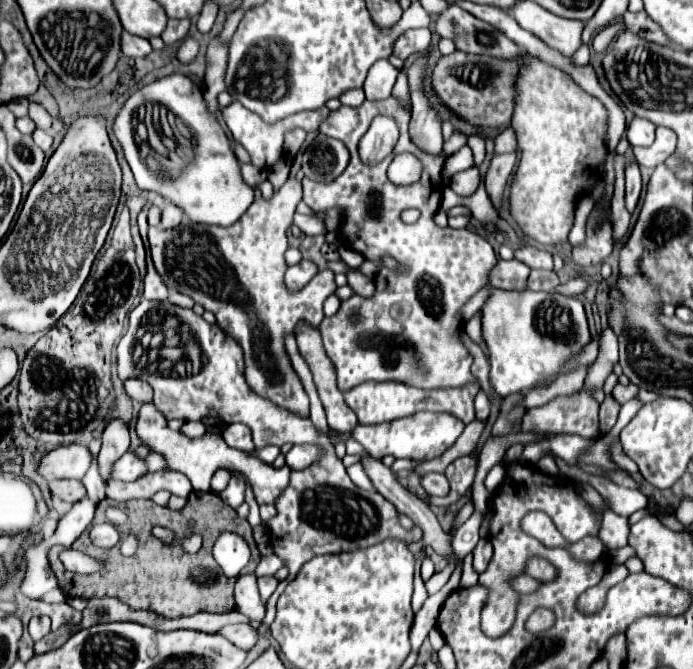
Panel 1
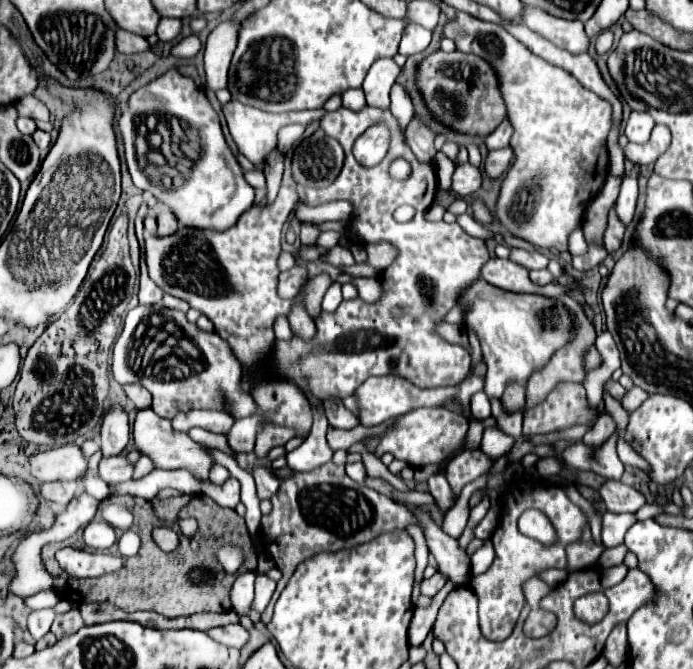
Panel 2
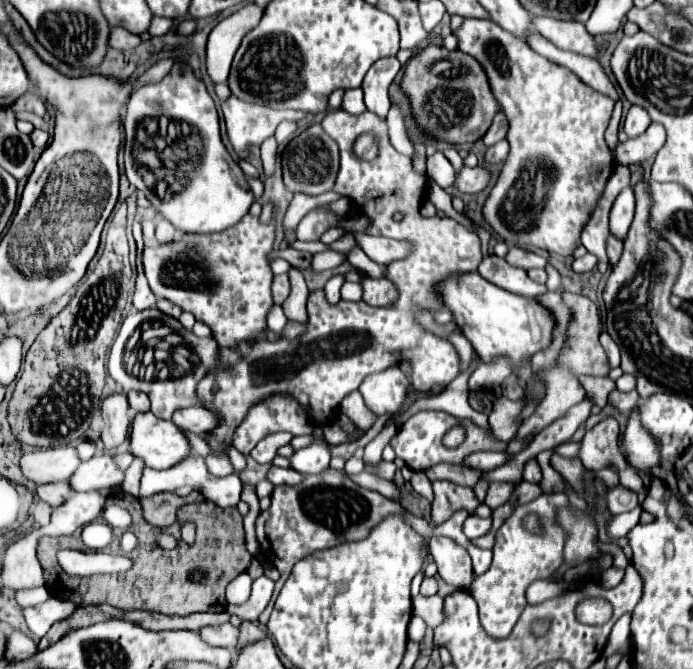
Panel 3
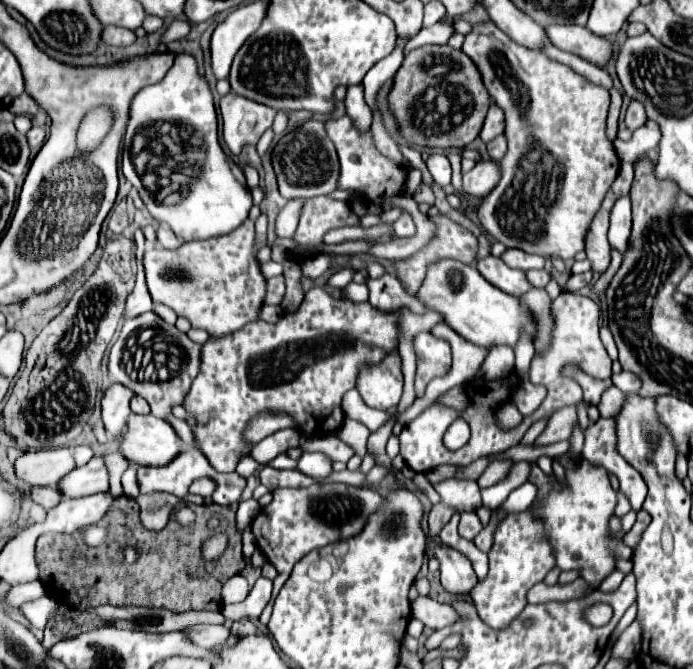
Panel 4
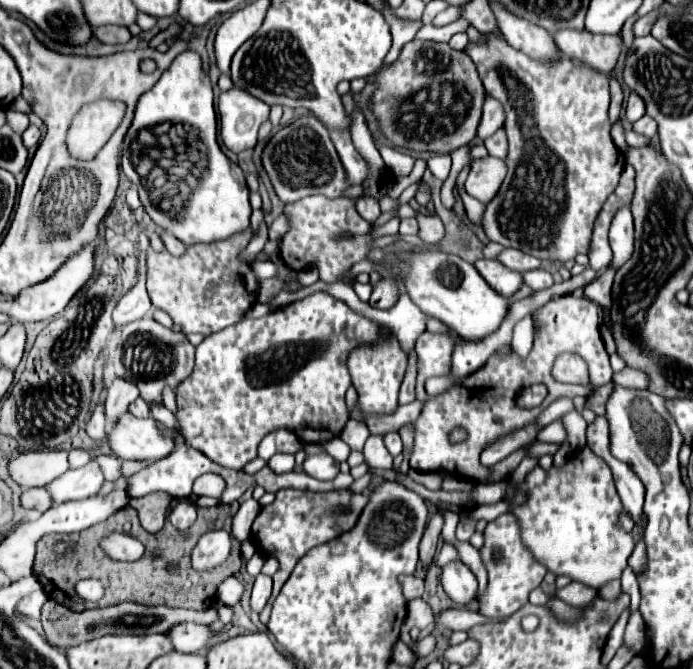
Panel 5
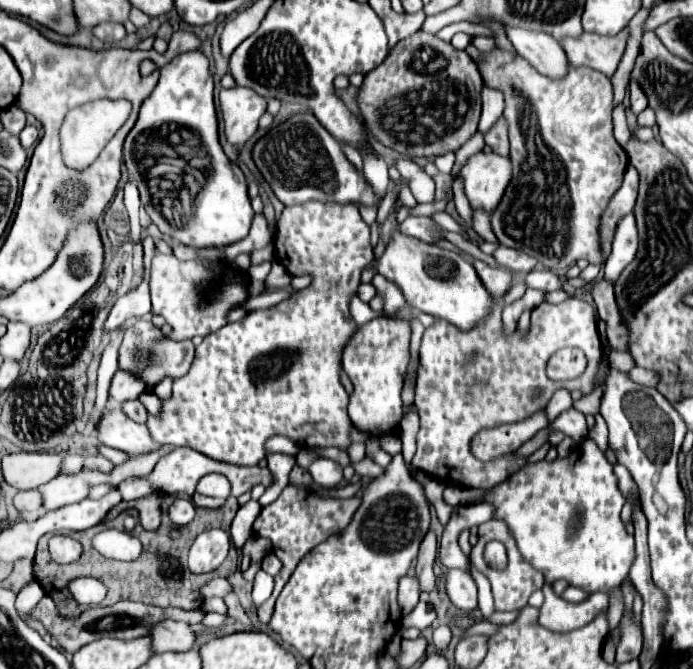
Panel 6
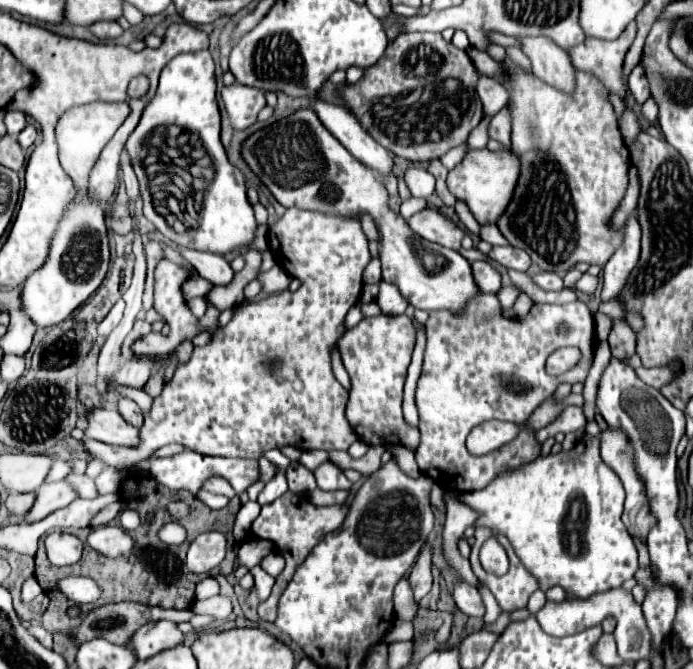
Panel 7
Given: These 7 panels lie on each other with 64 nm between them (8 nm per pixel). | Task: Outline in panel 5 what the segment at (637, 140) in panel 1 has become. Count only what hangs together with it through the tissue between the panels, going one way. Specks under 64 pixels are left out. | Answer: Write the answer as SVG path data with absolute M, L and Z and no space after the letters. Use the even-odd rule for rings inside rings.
M632 92L630 98L628 98L628 104L626 104L626 118L628 118L630 122L636 122L638 118L644 116L644 112L646 112L644 100L642 100L636 92Z

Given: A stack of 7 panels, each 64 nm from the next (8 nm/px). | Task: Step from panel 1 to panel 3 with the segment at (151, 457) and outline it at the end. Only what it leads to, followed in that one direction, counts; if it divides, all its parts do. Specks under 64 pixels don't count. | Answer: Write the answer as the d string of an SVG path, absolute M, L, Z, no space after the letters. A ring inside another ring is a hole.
M135 458L128 469L125 470L125 478L121 484L122 491L132 496L139 496L139 487L142 476L142 470L145 468L145 464L139 458Z

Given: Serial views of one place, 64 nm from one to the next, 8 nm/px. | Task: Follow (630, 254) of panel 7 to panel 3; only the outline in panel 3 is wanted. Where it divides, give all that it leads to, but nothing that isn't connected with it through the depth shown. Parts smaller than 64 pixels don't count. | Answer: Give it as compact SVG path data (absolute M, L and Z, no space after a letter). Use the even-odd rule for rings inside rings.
M628 186L626 190L620 192L620 196L616 198L612 212L610 212L610 234L618 240L624 240L628 234L628 228L632 224L634 218L634 192L632 186Z

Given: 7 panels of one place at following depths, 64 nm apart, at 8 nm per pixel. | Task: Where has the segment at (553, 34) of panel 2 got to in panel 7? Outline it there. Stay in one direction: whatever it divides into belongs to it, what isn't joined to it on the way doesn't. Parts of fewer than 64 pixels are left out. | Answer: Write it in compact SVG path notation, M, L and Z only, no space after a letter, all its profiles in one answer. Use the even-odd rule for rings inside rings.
M632 20L628 28L620 34L620 38L608 42L600 38L586 38L584 44L572 48L570 58L576 70L584 70L594 74L604 88L612 94L620 96L626 102L628 84L622 80L624 72L624 56L636 38L636 22Z

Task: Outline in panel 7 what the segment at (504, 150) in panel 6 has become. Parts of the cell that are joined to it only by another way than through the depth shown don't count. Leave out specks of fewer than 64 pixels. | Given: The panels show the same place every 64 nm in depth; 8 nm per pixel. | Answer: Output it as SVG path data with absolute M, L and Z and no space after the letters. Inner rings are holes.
M504 106L490 122L490 138L492 140L498 140L506 146L510 146L510 126L512 124L512 118L510 118L510 108Z

